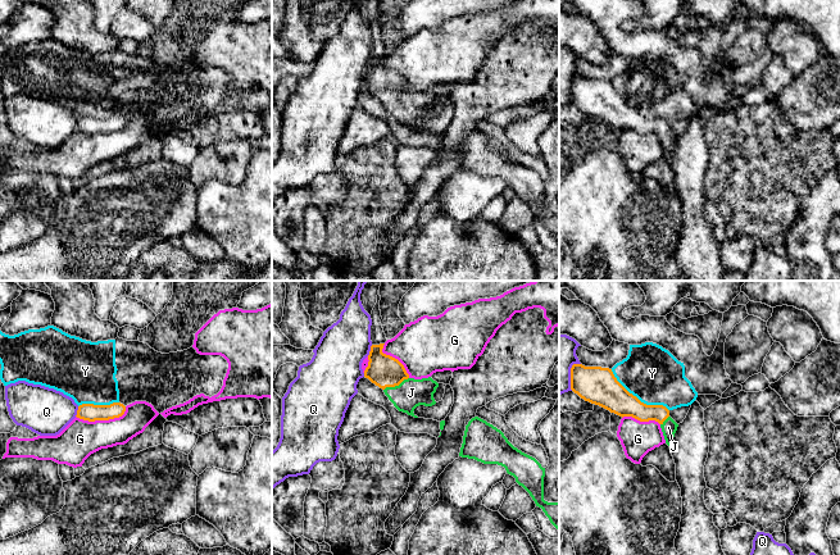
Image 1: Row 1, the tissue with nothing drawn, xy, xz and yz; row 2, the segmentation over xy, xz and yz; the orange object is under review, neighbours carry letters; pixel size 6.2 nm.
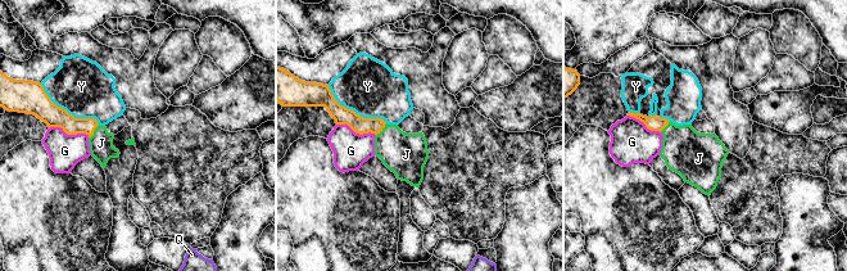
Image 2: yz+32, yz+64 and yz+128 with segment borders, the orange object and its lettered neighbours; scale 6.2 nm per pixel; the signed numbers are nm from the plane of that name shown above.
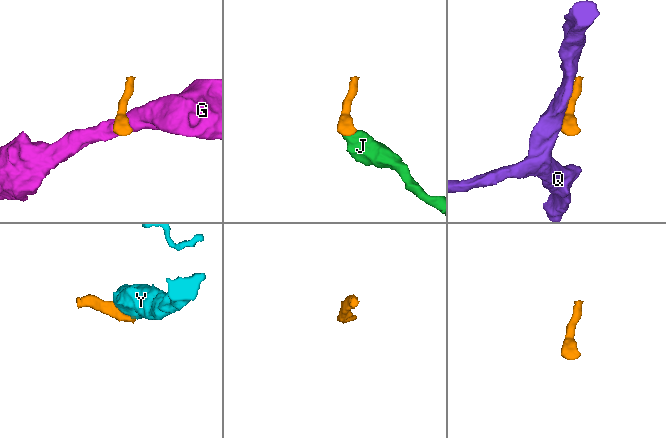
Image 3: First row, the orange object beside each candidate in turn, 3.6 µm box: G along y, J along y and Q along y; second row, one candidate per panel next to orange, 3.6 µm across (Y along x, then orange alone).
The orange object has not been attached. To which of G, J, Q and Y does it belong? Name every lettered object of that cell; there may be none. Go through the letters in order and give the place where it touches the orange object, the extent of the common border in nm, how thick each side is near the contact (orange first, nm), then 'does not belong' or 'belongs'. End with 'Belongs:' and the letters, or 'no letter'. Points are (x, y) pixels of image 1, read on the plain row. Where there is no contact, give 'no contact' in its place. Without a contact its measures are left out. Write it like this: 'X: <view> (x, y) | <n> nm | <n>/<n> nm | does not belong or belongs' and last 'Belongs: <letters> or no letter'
G: xy (103, 132) | 320 nm | 110/240 nm | does not belong
J: xz (395, 98) | 180 nm | 200/180 nm | belongs
Q: xz (371, 63) | 80 nm | 200/320 nm | does not belong
Y: yz (636, 110) | 440 nm | 240/360 nm | does not belong
Belongs: J

